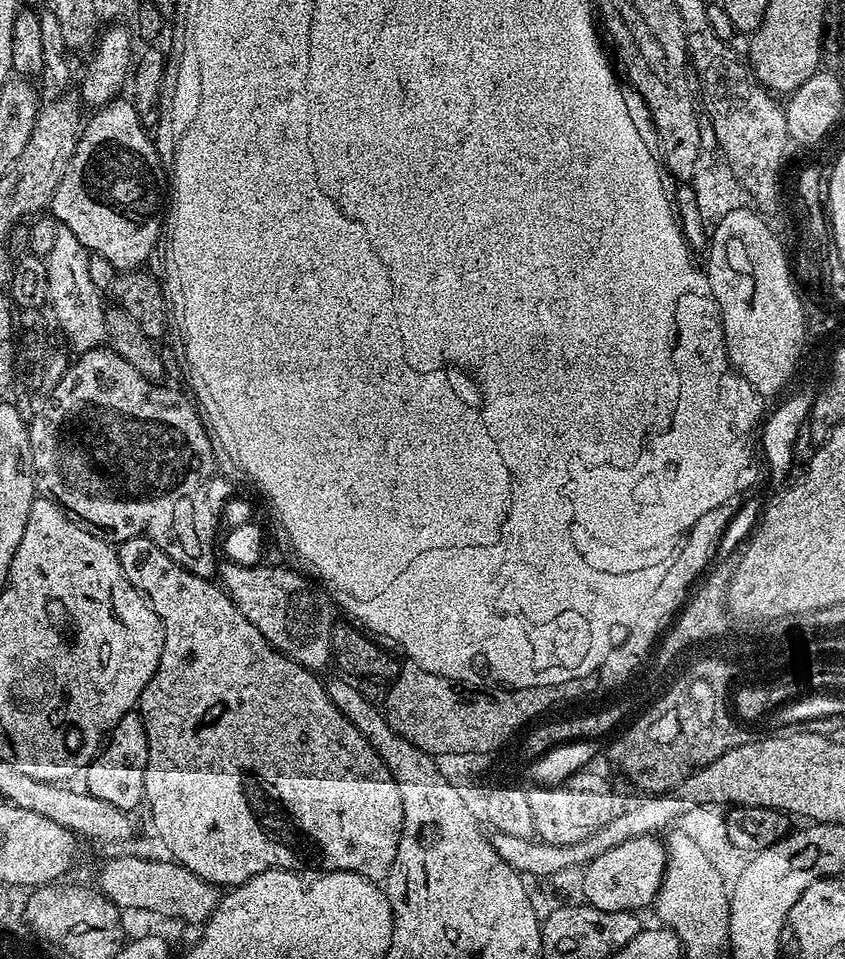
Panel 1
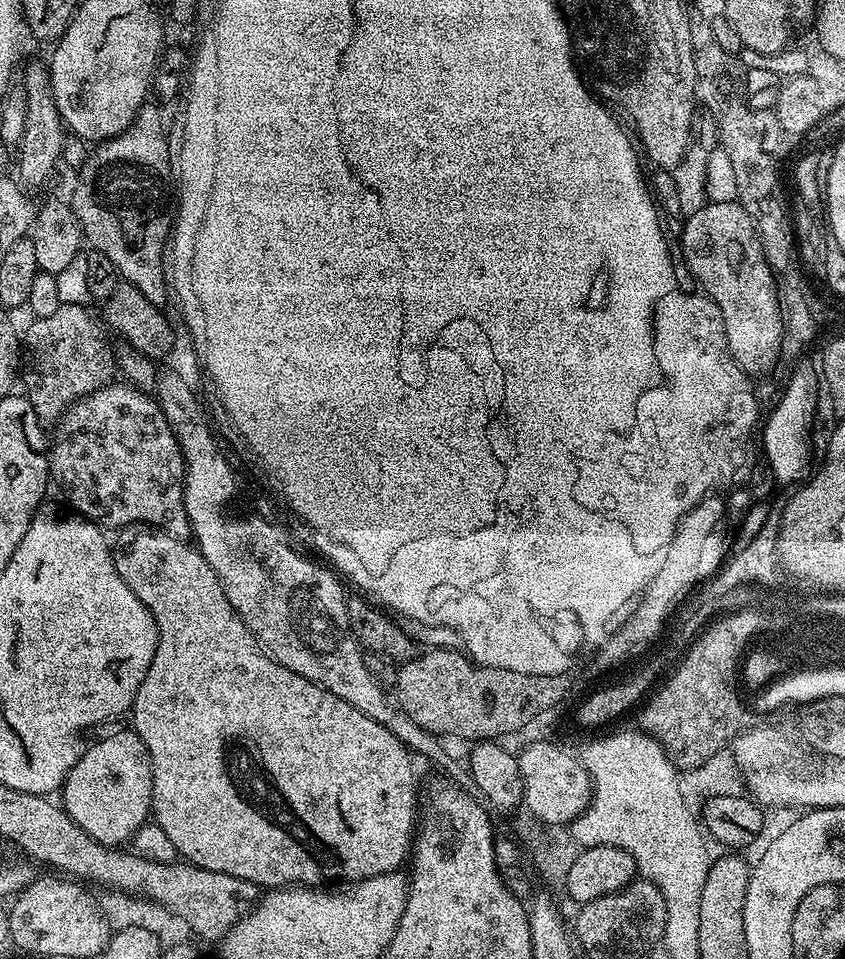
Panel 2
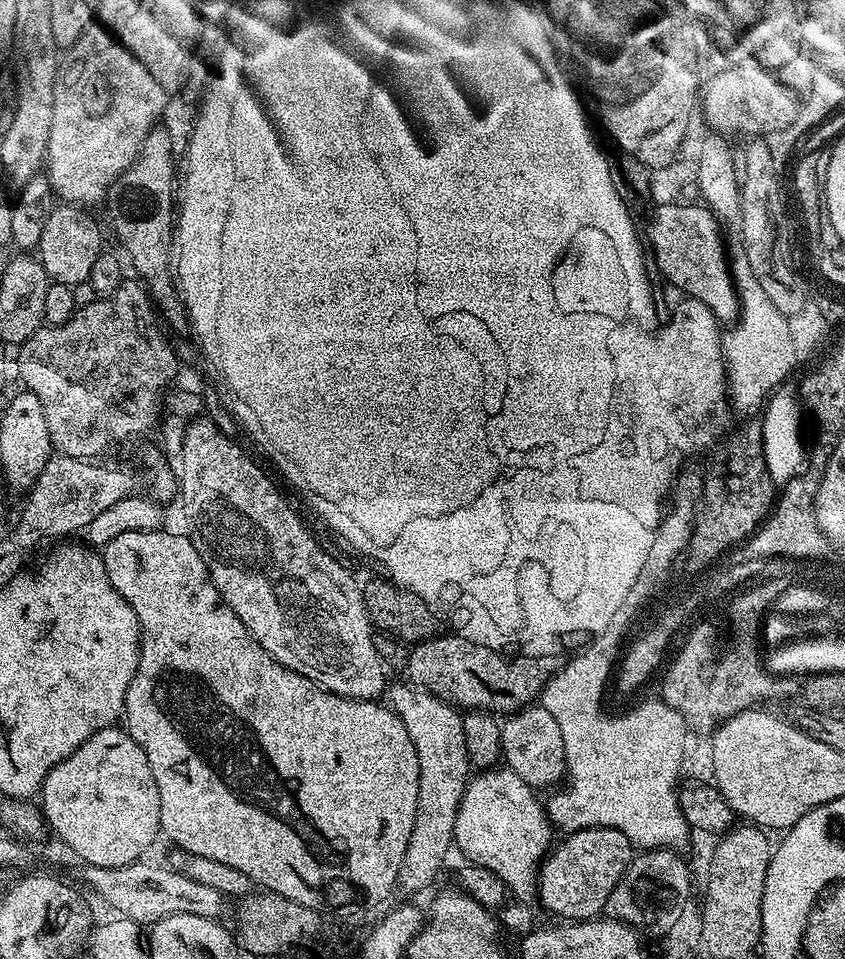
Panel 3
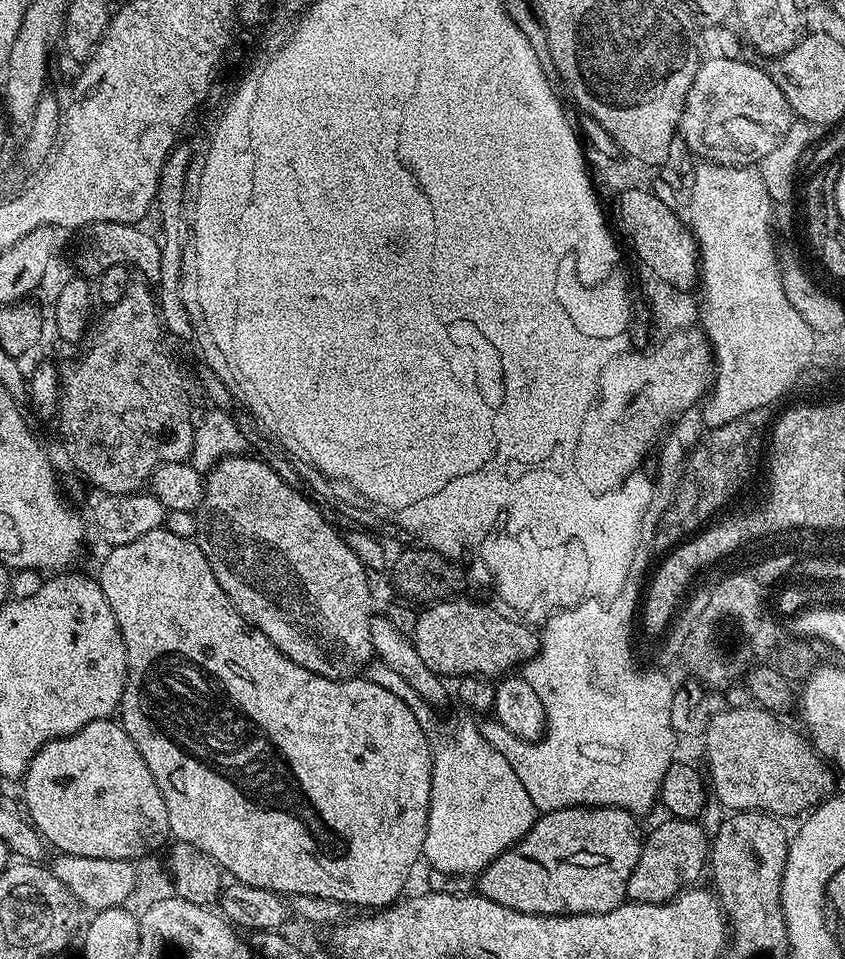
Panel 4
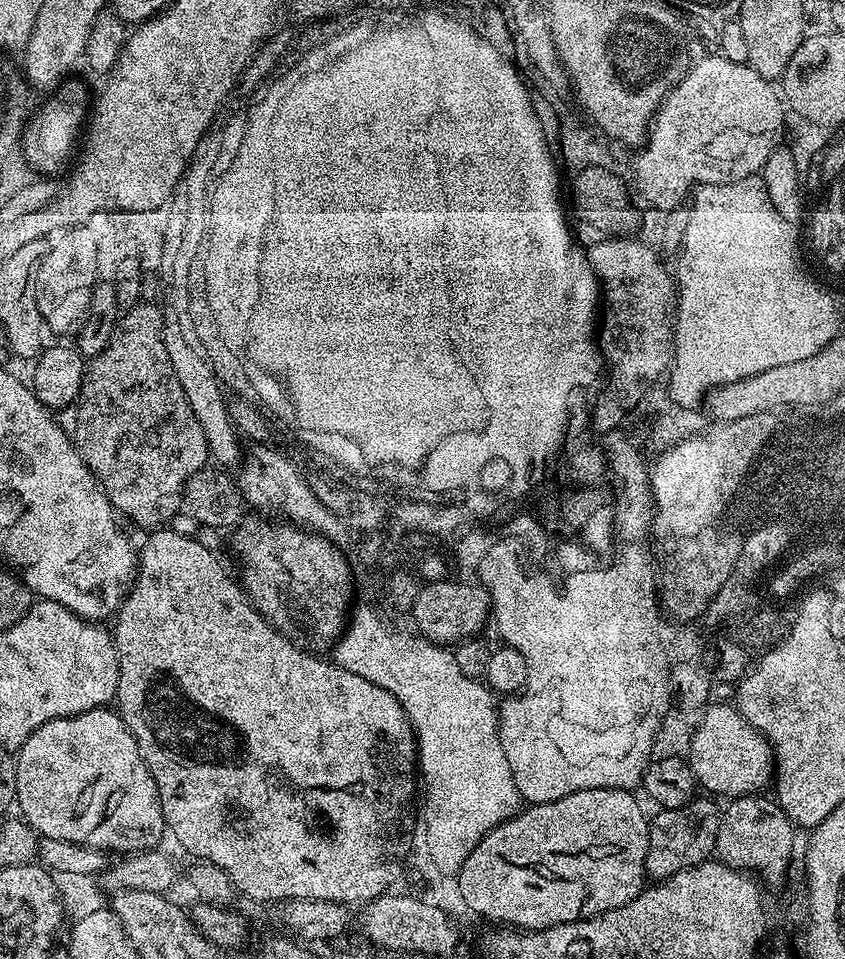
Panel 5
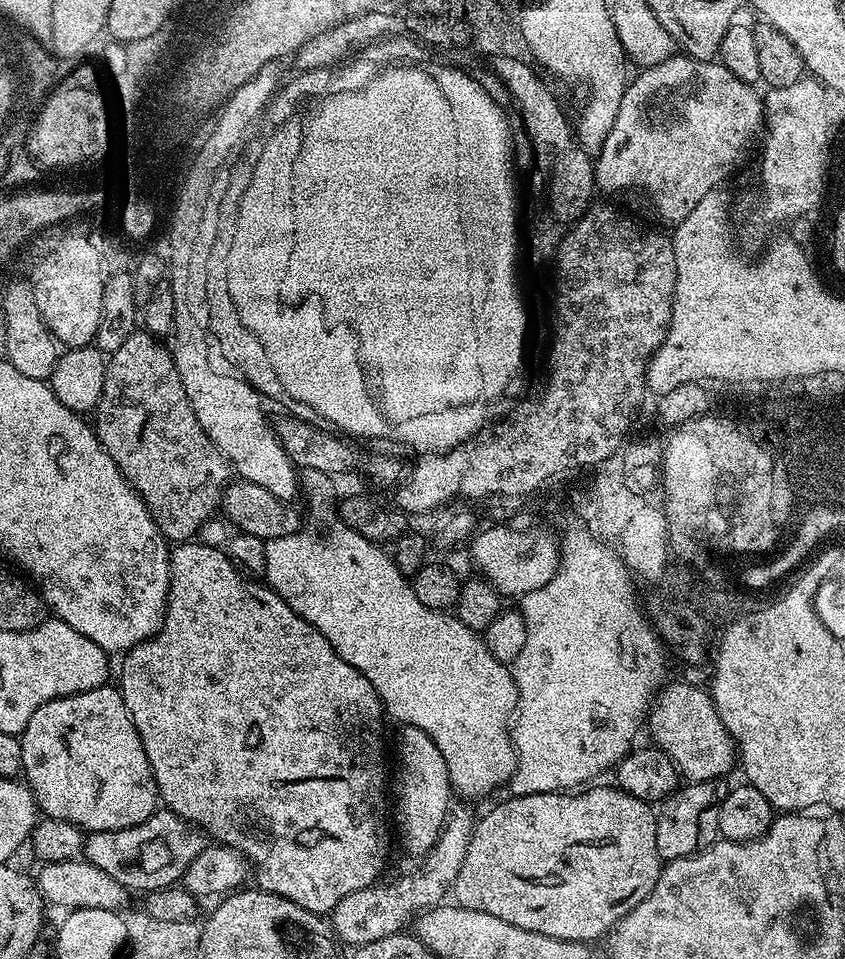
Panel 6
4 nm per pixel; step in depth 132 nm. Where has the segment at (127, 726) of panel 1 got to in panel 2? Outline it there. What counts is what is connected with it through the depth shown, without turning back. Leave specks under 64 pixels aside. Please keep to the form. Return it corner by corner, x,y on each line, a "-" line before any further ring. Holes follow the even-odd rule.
135,730
127,731
112,732
109,736
102,737
97,744
89,743
62,785
62,793
64,792
62,807
64,811
68,813
73,822
82,826
82,830
86,830
86,834
90,834
90,838
109,846
127,845
131,841
132,835
143,824
149,823
152,811
150,754
139,734

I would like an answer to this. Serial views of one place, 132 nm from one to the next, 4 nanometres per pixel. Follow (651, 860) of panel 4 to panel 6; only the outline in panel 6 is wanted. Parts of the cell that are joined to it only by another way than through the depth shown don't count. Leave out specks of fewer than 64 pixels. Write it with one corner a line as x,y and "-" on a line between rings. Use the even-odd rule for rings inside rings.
720,778
685,783
659,805
656,812
656,841
661,861
686,858
705,847
709,839
708,824
710,828
710,821
729,790
729,785
724,783

